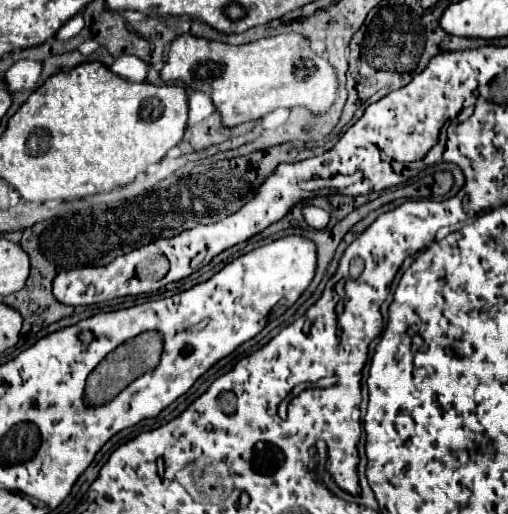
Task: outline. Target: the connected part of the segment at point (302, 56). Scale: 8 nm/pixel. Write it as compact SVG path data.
M182 34L170 44L160 78L164 82L182 82L188 90L208 94L222 124L228 128L258 120L276 108L304 106L314 116L320 116L334 104L338 88L330 62L314 54L300 34L278 34L240 46Z

